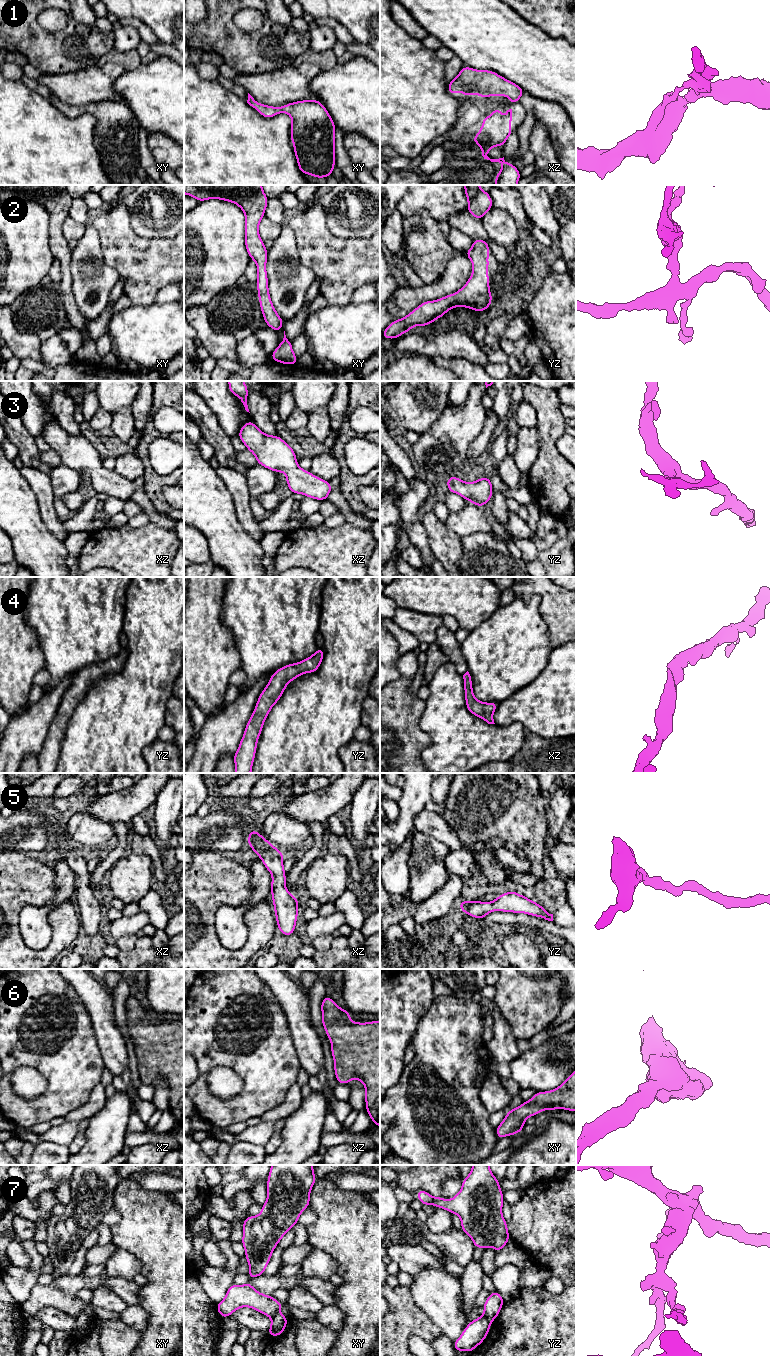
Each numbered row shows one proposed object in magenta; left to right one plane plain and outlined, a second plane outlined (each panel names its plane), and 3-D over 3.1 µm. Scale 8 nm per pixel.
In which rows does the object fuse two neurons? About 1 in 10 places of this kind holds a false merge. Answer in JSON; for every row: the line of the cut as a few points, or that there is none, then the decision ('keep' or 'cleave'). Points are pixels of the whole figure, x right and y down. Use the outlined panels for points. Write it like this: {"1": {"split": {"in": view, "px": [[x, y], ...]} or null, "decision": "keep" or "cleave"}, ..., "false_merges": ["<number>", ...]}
{"1": {"split": null, "decision": "keep"}, "2": {"split": null, "decision": "keep"}, "3": {"split": null, "decision": "keep"}, "4": {"split": null, "decision": "keep"}, "5": {"split": null, "decision": "keep"}, "6": {"split": null, "decision": "keep"}, "7": {"split": {"in": "yz", "px": [[484, 1314], [491, 1321]]}, "decision": "cleave"}, "false_merges": ["7"]}

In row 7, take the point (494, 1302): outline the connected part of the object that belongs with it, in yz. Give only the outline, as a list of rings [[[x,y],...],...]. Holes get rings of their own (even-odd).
[[[498,1291],[492,1292],[486,1299],[484,1305],[482,1306],[487,1318],[492,1322],[499,1315],[499,1312],[505,1303],[504,1299]]]

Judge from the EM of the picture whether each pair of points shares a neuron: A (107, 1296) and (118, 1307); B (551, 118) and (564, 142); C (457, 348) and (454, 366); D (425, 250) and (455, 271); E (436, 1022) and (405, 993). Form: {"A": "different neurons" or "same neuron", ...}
{"A": "same neuron", "B": "same neuron", "C": "different neurons", "D": "different neurons", "E": "different neurons"}

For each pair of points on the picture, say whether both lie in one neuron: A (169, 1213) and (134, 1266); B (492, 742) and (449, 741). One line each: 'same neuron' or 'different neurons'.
A: different neurons
B: same neuron

